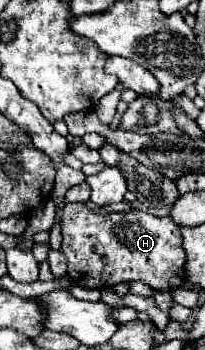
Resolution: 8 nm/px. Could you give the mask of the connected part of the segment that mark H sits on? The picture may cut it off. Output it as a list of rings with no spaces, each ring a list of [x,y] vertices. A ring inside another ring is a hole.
[[[67,202],[61,212],[61,252],[67,258],[67,276],[73,284],[83,288],[113,288],[119,282],[139,280],[153,290],[173,292],[185,284],[185,252],[181,248],[181,234],[171,218],[157,218],[141,210],[113,212],[105,216],[93,214],[85,204]]]

